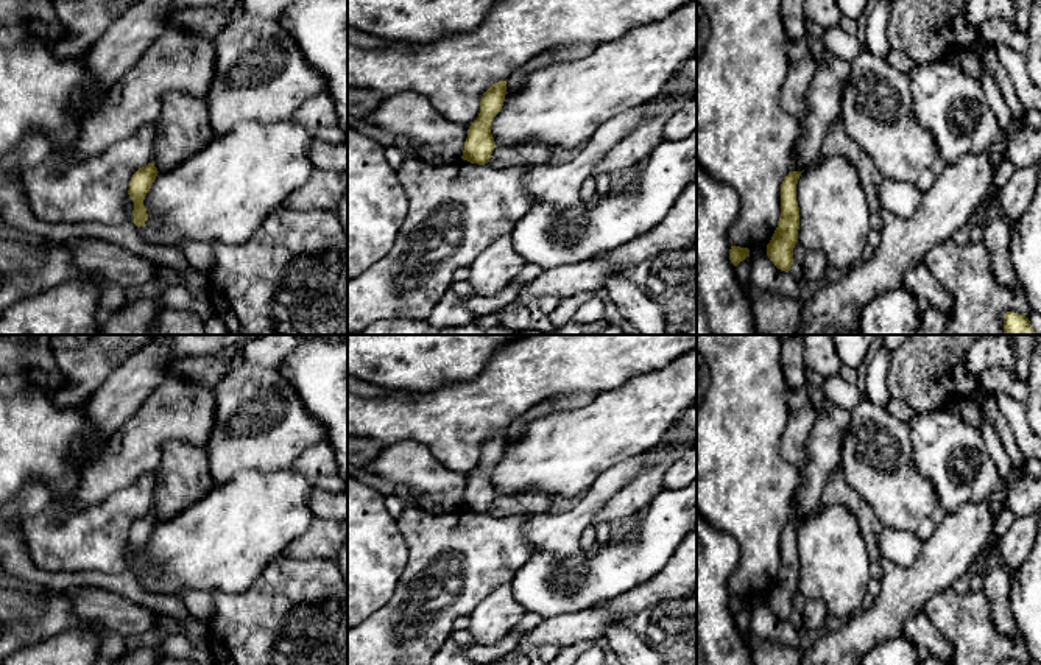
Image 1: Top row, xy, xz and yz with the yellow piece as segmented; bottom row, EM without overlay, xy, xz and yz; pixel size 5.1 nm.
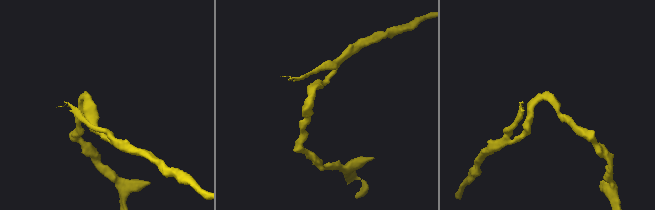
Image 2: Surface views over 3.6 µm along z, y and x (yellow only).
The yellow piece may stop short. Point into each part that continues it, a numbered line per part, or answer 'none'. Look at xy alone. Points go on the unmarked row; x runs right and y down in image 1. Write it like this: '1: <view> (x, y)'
none

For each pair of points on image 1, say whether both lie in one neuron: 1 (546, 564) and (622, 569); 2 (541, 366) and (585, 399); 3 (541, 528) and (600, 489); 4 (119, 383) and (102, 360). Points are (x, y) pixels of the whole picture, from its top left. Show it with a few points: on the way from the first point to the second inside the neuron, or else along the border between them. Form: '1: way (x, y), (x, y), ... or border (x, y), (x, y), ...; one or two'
1: way (564, 570), (603, 569); one
2: border (596, 394), (555, 394), (541, 404); two
3: way (557, 528), (564, 528), (588, 505); one
4: border (139, 351), (133, 352), (86, 399); two

